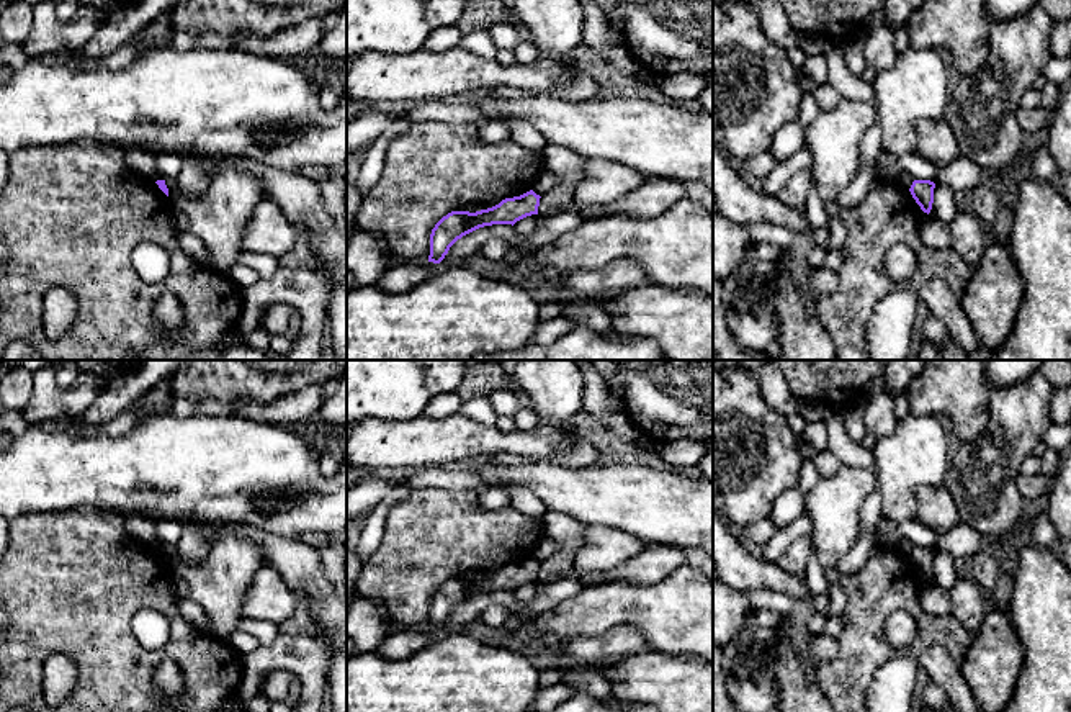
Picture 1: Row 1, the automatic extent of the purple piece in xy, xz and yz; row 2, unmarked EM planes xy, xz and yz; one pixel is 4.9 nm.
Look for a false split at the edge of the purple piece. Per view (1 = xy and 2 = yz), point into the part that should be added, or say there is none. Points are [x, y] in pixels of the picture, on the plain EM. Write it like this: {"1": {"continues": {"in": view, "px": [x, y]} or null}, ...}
{"1": {"continues": null}, "2": {"continues": null}}

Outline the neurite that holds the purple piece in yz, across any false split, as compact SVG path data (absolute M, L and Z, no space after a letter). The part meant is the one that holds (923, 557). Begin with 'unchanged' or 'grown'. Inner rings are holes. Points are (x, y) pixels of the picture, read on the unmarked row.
unchanged; M914 547L909 558L924 579L930 579L935 550L930 547Z

